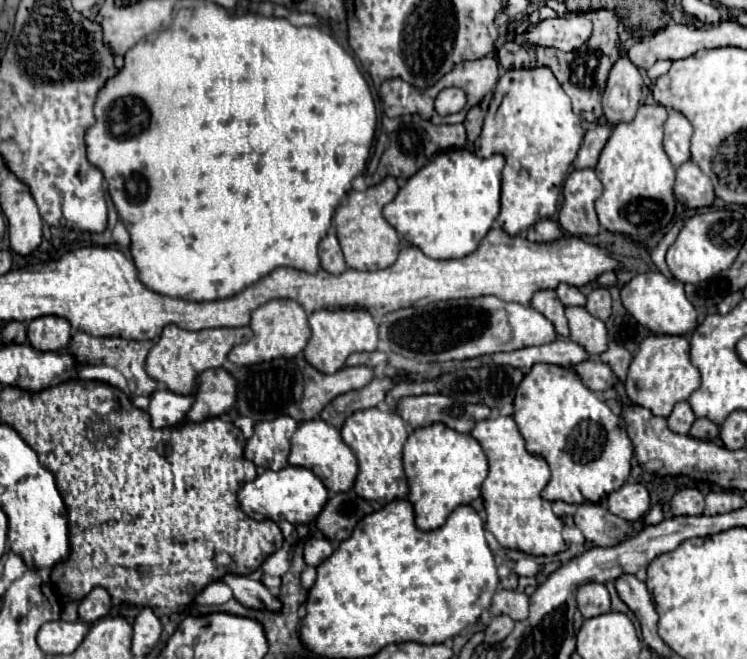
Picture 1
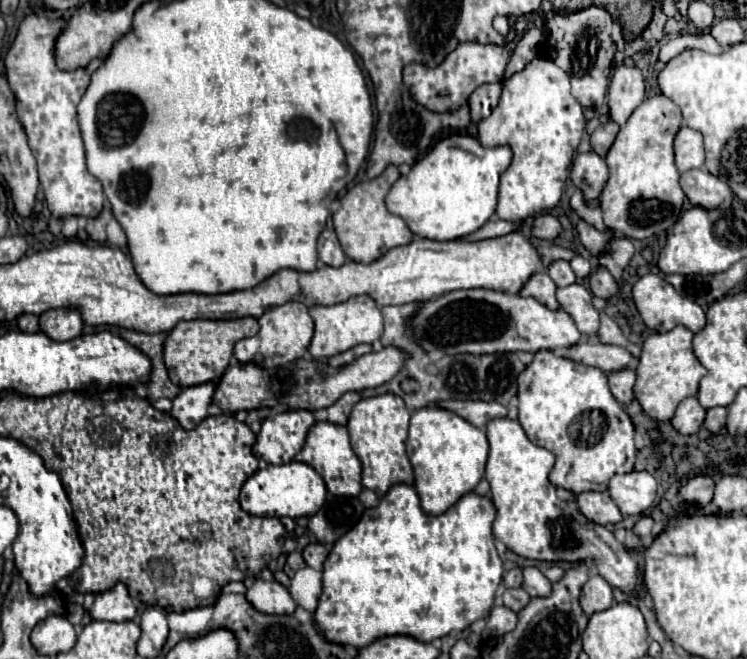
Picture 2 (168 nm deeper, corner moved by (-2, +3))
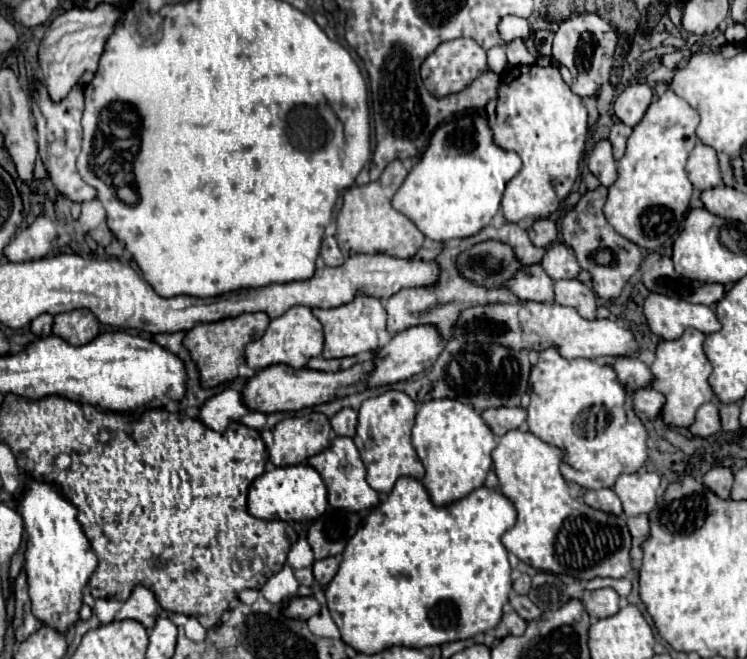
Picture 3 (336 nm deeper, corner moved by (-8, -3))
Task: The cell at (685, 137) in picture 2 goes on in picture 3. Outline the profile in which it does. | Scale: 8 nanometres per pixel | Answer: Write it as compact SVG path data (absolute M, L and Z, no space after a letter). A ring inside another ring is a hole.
M696 144L696 148L692 150L692 154L688 158L686 172L688 172L692 186L700 192L722 186L718 158L716 158L716 152L710 146Z

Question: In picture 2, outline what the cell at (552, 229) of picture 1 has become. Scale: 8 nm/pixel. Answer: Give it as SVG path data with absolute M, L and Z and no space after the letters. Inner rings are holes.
M540 214L534 218L534 226L532 226L534 238L552 242L560 234L560 230L562 230L562 226L560 226L558 218L554 218L552 214Z

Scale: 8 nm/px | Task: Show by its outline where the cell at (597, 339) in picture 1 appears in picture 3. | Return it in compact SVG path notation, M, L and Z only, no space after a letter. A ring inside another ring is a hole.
M576 278L554 282L554 302L560 306L576 308L582 318L596 318L596 296Z

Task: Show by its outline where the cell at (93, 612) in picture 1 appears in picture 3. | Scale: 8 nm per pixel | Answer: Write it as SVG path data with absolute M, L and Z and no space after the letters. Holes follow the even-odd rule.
M144 586L134 588L132 596L124 602L122 610L116 614L116 620L126 620L126 618L144 624L144 628L150 632L158 618L158 602L154 592Z

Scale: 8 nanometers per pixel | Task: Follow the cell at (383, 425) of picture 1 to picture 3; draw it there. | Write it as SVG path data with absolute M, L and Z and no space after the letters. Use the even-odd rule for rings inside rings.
M388 390L378 398L368 398L362 402L358 410L358 428L354 442L368 470L366 480L380 494L388 494L400 476L412 476L416 480L424 478L424 466L418 460L416 450L410 442L414 416L416 416L416 402L400 390Z

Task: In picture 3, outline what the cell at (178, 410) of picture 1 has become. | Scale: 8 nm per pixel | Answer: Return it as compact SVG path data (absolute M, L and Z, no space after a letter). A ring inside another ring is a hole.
M228 388L228 390L208 398L208 402L200 408L200 420L208 428L212 428L216 432L224 432L230 422L238 422L248 412L250 410L242 400L242 392Z

